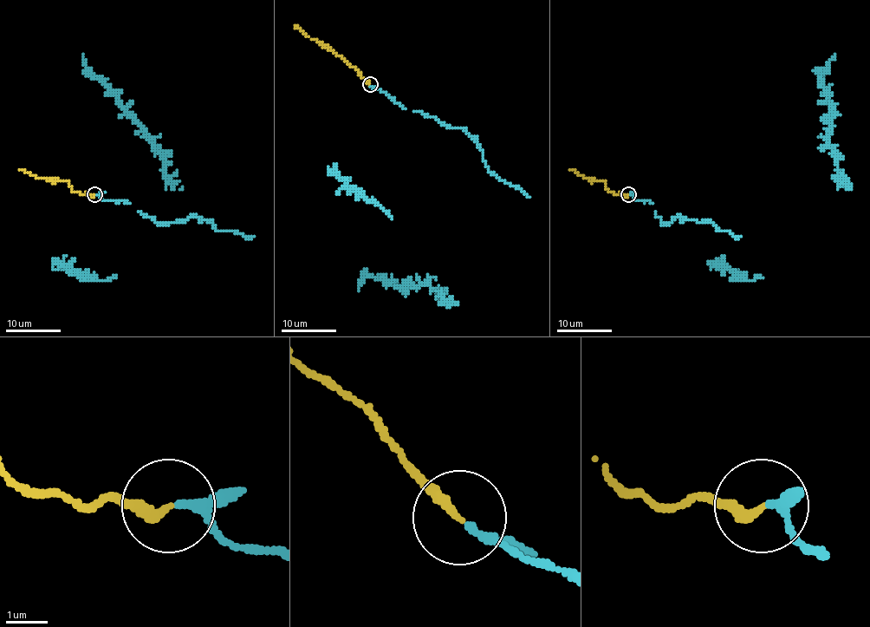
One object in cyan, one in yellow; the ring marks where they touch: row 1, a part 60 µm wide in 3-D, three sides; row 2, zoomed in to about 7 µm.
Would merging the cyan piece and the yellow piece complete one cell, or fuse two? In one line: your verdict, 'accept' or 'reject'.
accept

